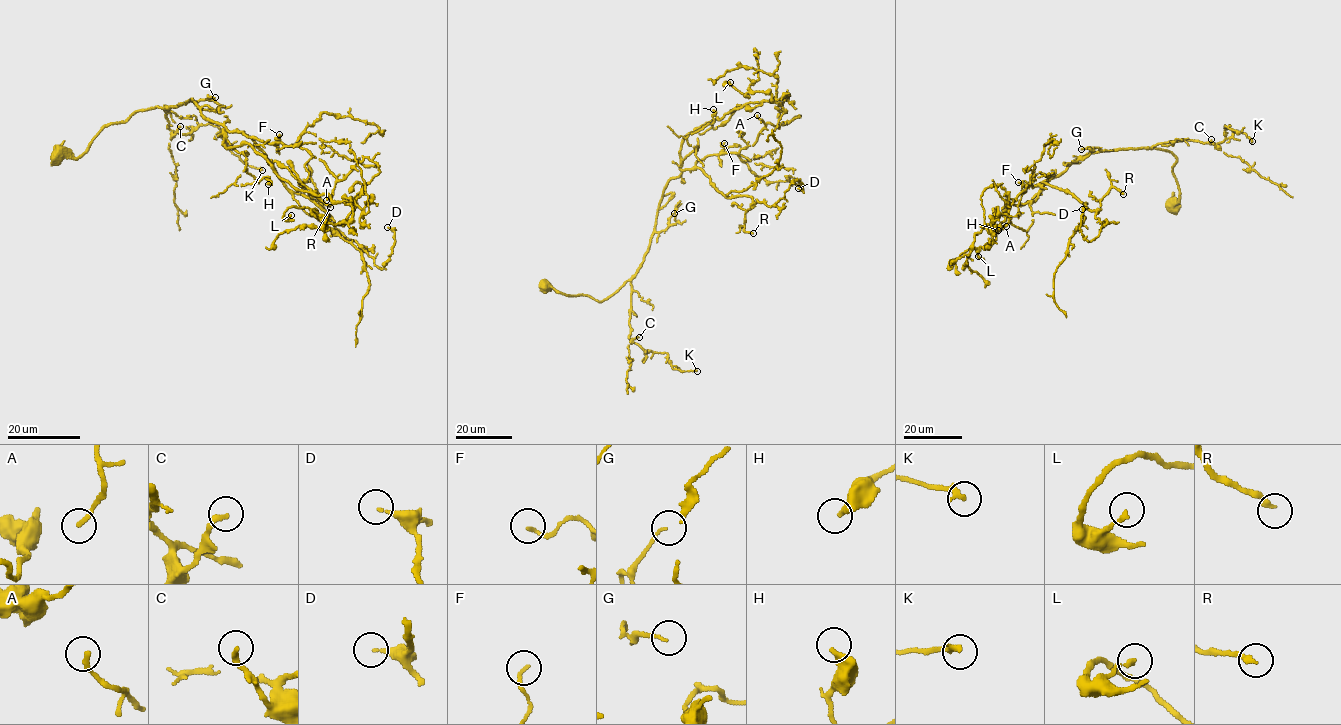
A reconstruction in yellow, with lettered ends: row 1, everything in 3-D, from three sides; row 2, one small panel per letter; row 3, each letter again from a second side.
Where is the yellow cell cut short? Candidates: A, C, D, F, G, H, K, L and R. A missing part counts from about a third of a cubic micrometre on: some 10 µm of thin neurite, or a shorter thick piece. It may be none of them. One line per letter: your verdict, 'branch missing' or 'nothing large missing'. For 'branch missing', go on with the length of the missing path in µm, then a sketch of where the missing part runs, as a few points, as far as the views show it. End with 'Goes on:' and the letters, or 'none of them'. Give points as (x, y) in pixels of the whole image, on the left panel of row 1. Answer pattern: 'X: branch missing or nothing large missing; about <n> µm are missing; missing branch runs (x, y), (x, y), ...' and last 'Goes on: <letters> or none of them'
A: nothing large missing
C: branch missing; about 30 µm are missing; missing branch runs (180, 126), (203, 107), (228, 110), (248, 121), (260, 116)
D: nothing large missing
F: nothing large missing
G: nothing large missing
H: nothing large missing
K: branch missing; about 35 µm are missing
L: nothing large missing
R: branch missing; about 25 µm are missing; missing branch runs (330, 207), (348, 215), (341, 236), (337, 234)
Goes on: C, K, R

